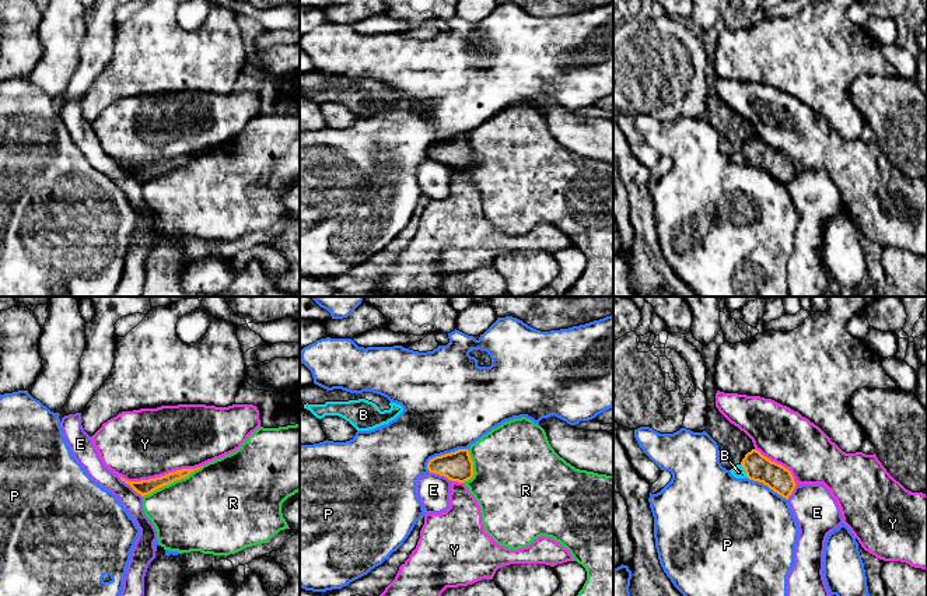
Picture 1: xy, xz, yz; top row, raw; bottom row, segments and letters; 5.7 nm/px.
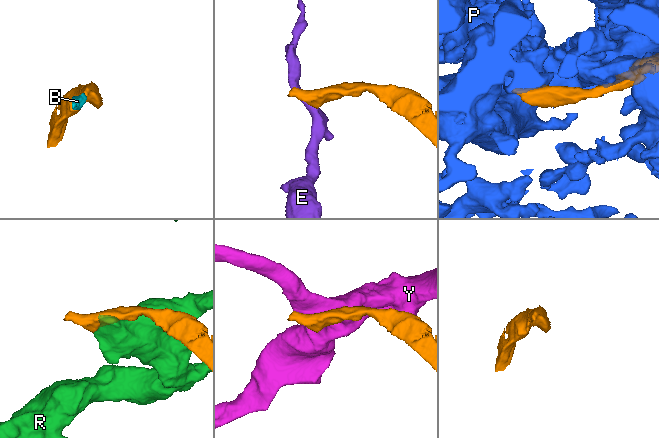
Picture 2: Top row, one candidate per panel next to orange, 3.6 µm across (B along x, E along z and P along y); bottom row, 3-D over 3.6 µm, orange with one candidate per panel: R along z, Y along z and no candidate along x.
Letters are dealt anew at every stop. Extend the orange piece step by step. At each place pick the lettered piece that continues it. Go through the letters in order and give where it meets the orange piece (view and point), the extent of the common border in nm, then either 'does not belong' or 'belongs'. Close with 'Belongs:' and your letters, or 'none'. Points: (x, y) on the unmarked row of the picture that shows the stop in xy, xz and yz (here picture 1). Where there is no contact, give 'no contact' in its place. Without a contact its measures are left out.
B: contact yz (745, 157); length 90 nm; belongs
E: contact xy (130, 172); length 190 nm; does not belong
P: contact xz (443, 142); length 260 nm; does not belong
R: contact xy (172, 168); length 380 nm; does not belong
Y: contact xy (161, 162); length 480 nm; does not belong
Belongs: B

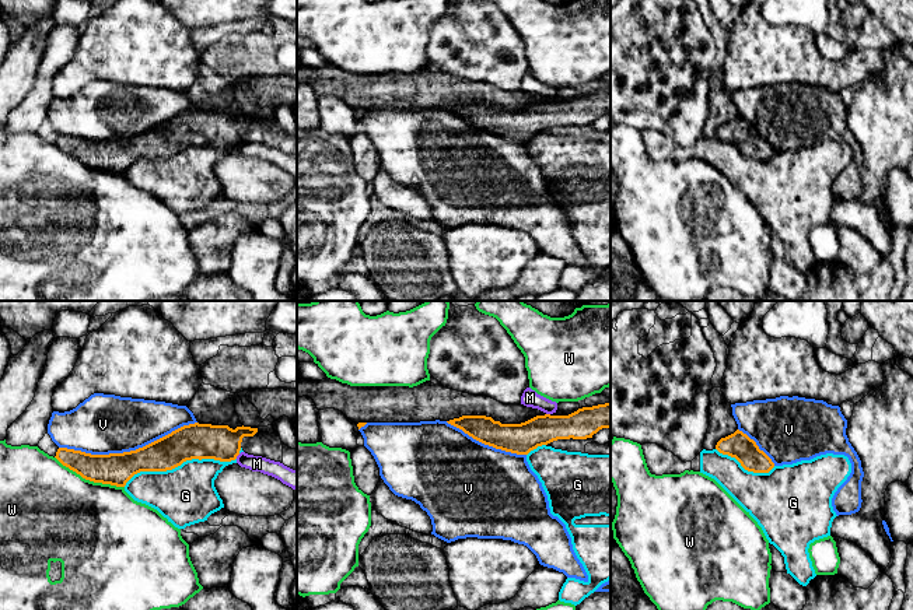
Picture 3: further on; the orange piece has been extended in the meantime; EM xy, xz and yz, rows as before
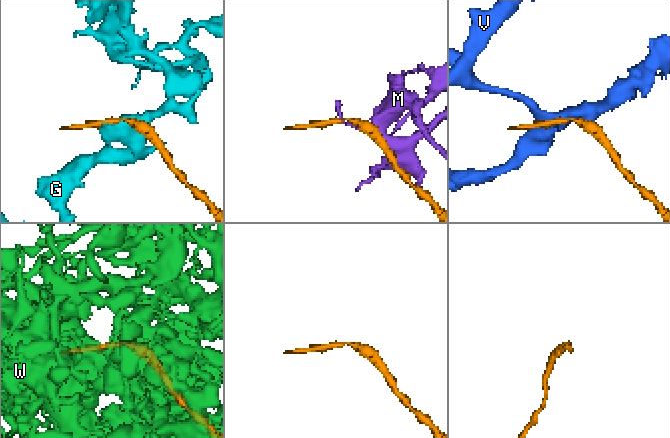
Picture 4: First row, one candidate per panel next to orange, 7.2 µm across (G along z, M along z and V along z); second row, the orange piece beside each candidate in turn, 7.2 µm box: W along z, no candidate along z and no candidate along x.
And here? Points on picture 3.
G: contact xy (179, 151); length 650 nm; does not belong
M: contact xy (237, 142); length 40 nm; does not belong
V: contact xy (128, 139); length 800 nm; does not belong
W: contact xy (90, 167); length 440 nm; does not belong
Belongs: none

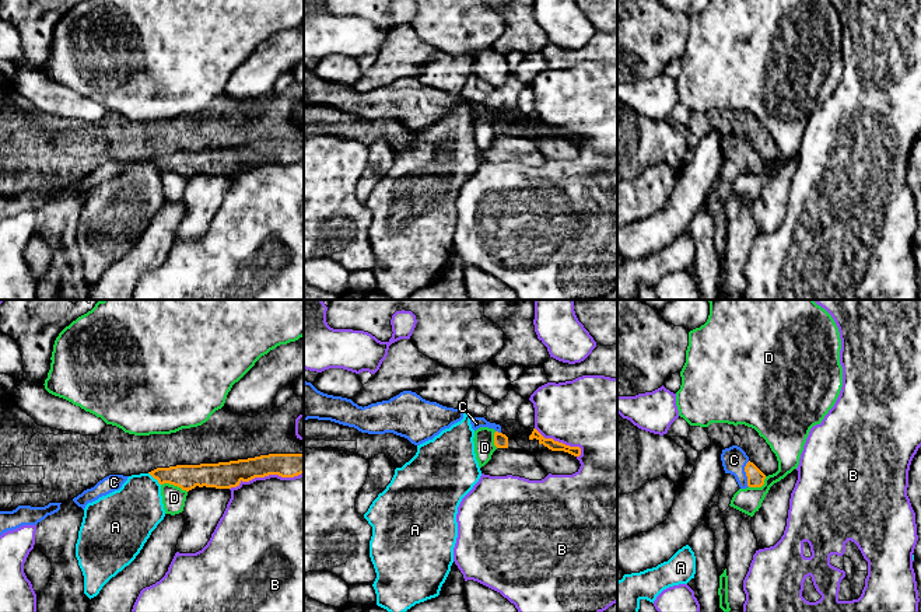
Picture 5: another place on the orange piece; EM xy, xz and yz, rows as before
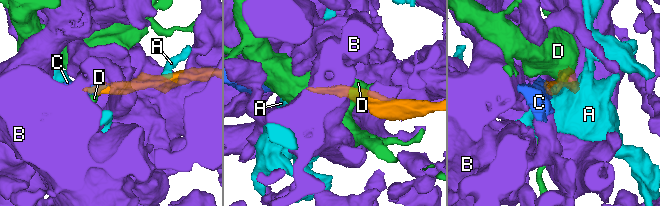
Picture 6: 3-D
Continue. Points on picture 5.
A: contact xy (156, 164); length 100 nm; does not belong
B: contact xy (266, 161); length 440 nm; does not belong
C: contact yz (746, 160); length 150 nm; belongs
D: contact xy (174, 171); length 160 nm; does not belong
Belongs: C

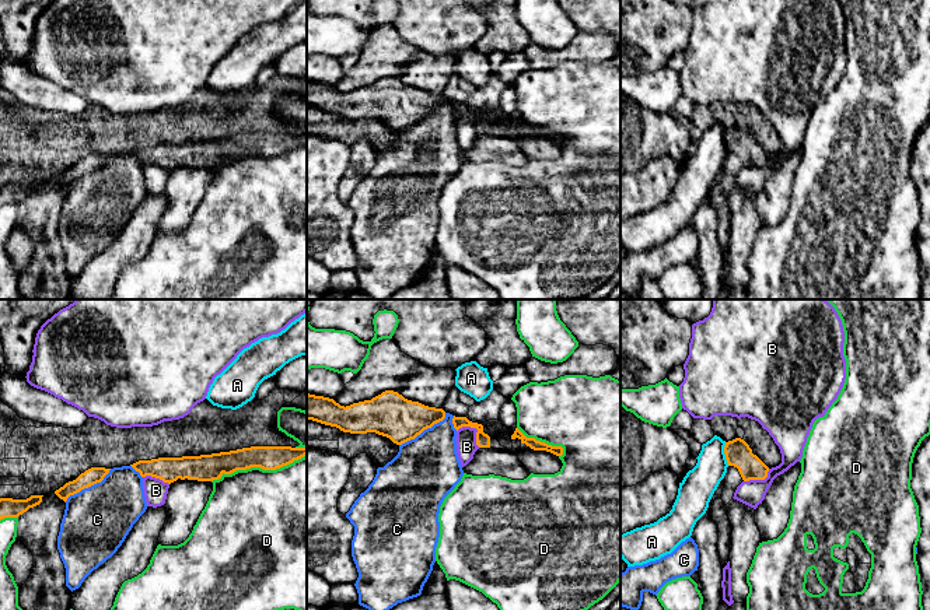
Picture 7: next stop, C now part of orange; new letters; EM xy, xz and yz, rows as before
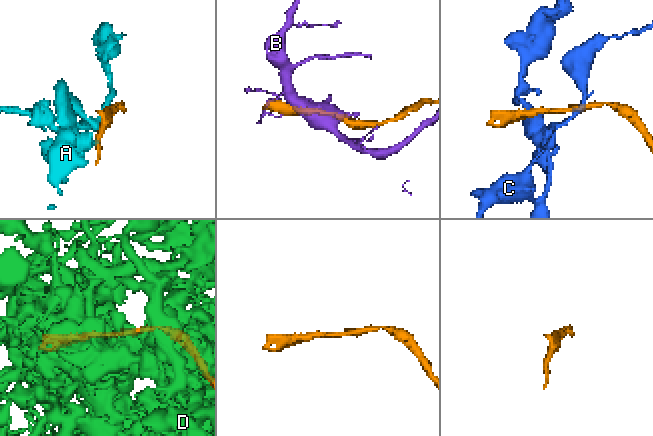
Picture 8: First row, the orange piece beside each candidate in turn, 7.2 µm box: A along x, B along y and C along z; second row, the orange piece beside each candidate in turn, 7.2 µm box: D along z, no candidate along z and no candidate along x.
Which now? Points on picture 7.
A: contact yz (724, 139); length 140 nm; does not belong
B: contact xz (475, 114); length 170 nm; does not belong
C: contact xz (423, 116); length 320 nm; does not belong
D: contact xy (258, 153); length 550 nm; does not belong
Belongs: none

